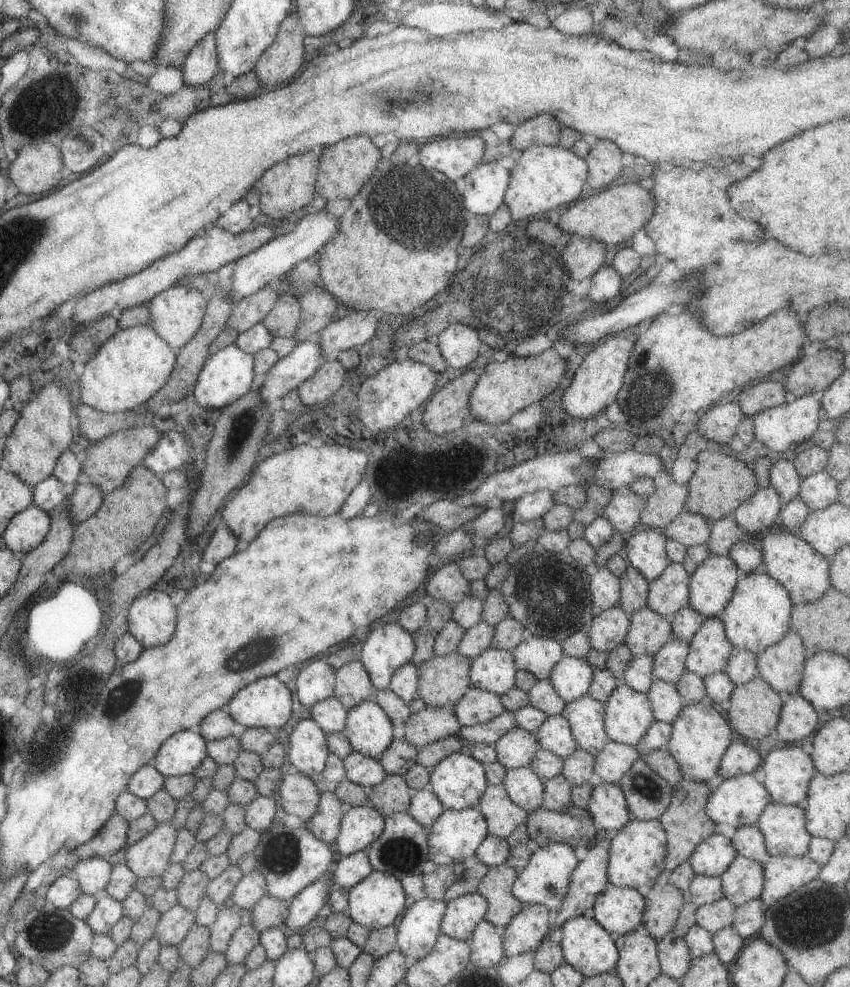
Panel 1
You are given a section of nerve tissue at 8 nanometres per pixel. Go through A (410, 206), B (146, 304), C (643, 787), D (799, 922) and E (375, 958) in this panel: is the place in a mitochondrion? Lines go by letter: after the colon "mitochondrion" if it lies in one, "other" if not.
A: mitochondrion
B: other
C: mitochondrion
D: mitochondrion
E: other

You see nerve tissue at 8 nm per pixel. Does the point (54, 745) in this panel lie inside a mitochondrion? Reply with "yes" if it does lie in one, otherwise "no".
yes

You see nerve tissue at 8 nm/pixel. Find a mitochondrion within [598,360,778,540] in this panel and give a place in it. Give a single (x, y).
(650, 385)

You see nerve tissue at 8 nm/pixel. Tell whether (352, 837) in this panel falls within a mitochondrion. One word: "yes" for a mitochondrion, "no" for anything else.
no

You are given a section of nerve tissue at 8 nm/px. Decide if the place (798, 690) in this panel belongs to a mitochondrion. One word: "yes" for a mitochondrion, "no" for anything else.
no

